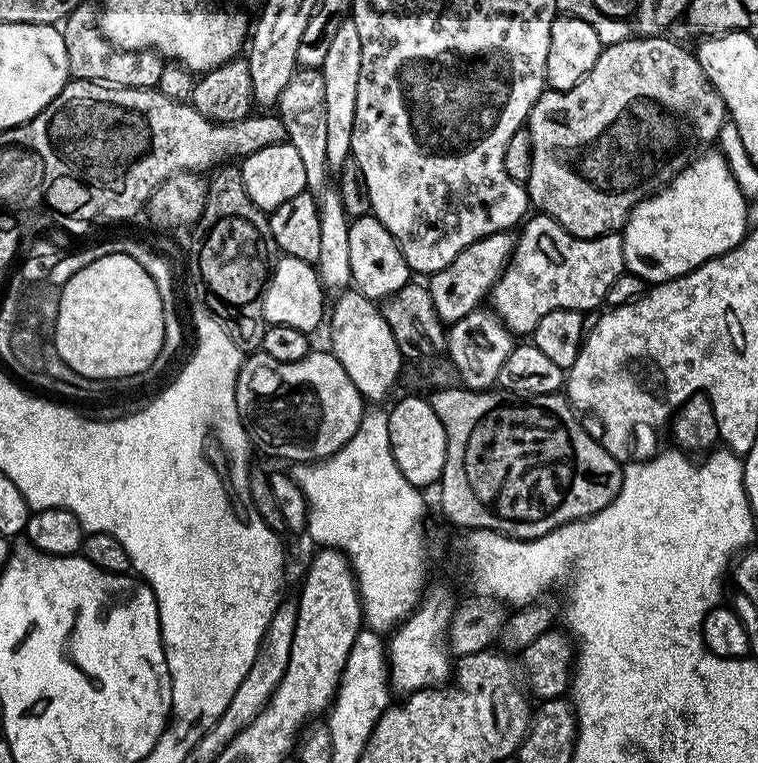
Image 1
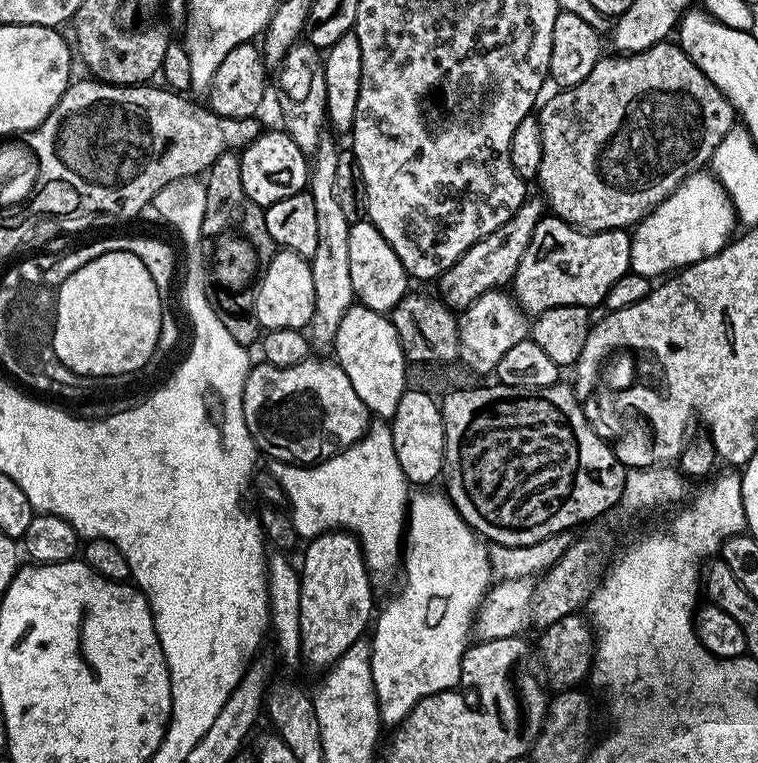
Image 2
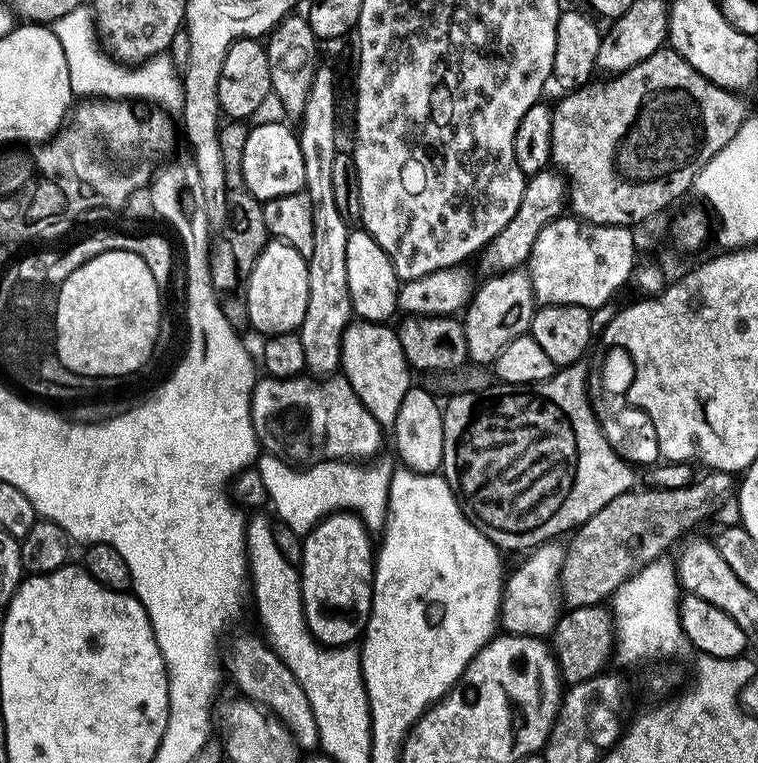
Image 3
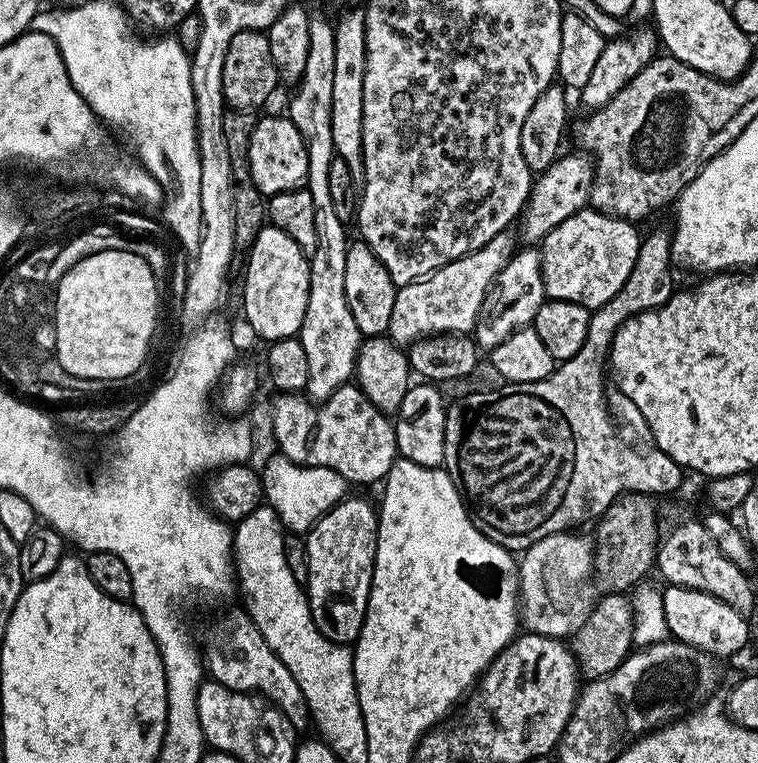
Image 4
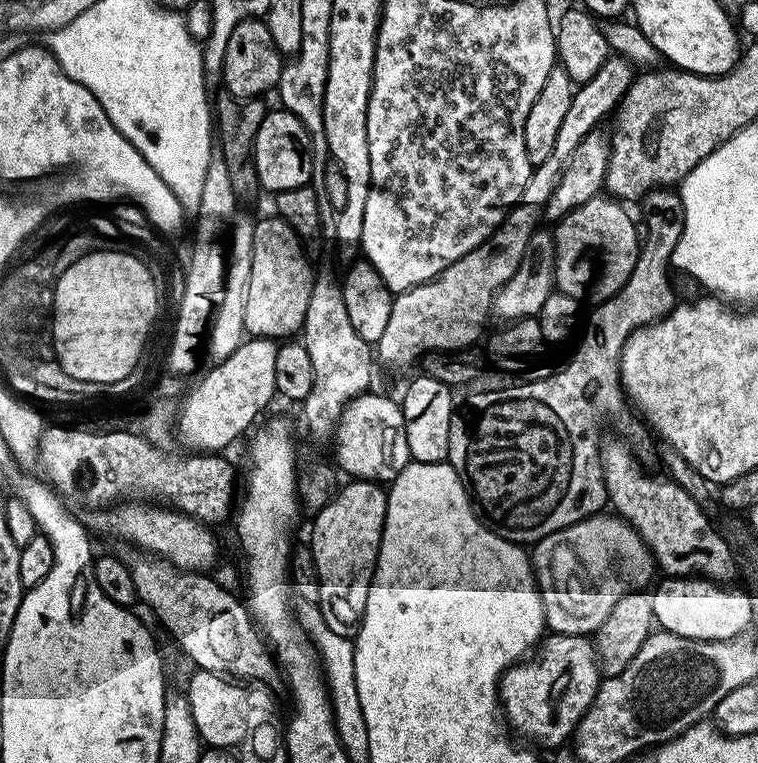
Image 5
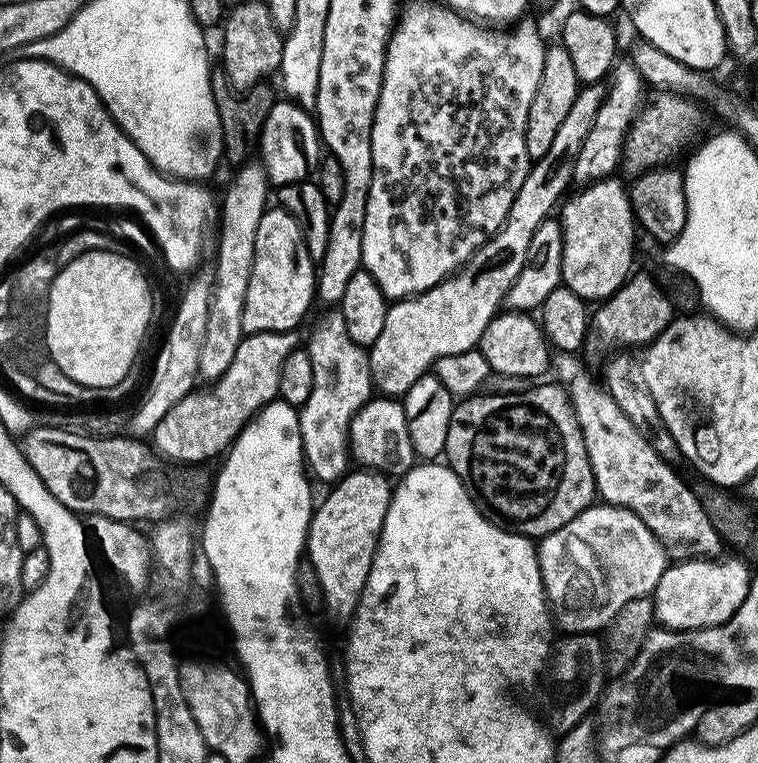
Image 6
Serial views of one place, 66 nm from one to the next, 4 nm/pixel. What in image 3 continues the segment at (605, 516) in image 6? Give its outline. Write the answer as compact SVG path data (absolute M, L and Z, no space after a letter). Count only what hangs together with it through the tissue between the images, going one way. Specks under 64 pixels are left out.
M560 542L542 544L529 555L532 556L529 560L522 561L513 572L511 569L510 575L504 581L504 596L500 599L498 624L505 633L513 636L539 636L544 638L555 628L557 620L562 615L561 609L556 609L556 600L558 604L558 585L565 551L565 545L560 544Z

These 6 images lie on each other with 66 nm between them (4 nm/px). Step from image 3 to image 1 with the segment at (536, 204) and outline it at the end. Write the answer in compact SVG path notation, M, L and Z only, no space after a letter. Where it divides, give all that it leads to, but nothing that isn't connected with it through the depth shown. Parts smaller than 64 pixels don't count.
M511 231L495 232L466 246L466 250L462 250L462 254L458 254L458 258L450 262L450 266L427 277L426 287L430 294L430 302L434 302L434 310L445 326L458 323L462 318L466 318L466 314L477 311L483 305L480 304L483 300L485 303L486 297L496 284L496 279L503 274L504 268L508 265L508 259L512 257L514 249L516 236Z

